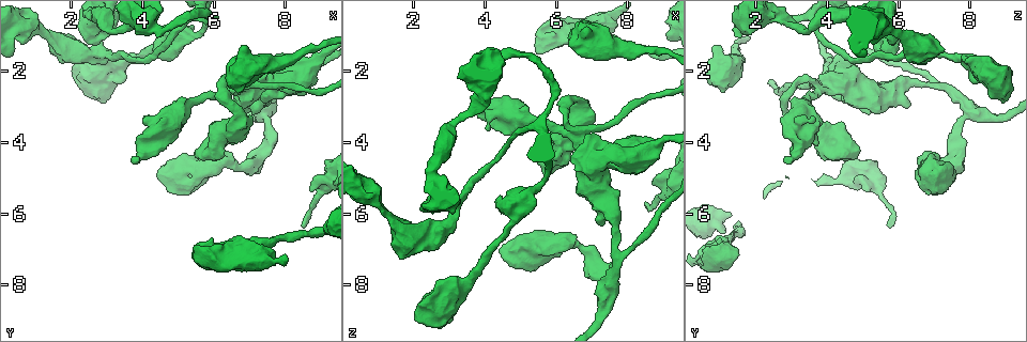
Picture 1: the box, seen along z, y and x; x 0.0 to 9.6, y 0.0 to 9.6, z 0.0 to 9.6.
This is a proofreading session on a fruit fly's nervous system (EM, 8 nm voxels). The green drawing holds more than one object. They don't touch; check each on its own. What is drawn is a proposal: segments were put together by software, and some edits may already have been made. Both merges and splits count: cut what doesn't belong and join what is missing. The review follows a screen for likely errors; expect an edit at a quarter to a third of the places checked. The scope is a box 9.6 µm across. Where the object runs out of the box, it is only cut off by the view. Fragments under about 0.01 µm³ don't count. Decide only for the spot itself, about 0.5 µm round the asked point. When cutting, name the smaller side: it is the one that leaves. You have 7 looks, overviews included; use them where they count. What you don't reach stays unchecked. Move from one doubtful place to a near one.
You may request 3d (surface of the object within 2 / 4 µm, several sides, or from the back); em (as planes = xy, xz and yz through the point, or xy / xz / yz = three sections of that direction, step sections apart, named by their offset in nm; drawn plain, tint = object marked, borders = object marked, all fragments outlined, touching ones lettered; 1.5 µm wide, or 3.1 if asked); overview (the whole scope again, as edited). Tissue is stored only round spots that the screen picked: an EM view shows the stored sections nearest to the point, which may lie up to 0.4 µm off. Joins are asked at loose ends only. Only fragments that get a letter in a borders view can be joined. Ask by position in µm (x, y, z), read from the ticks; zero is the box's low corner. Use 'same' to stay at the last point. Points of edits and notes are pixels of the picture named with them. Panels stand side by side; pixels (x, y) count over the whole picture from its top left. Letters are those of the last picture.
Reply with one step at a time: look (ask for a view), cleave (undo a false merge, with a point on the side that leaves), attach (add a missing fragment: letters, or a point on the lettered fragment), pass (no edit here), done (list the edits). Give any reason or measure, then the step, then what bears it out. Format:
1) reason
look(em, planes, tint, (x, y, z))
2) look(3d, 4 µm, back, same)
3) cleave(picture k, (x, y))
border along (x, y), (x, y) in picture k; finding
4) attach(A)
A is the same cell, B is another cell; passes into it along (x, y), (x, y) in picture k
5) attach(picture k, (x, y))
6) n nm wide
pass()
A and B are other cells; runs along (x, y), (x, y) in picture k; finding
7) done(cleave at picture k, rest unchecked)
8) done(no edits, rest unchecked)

stops while still wide
look(em, xy, step 4, borders, (5.45, 5.20, 6.70))

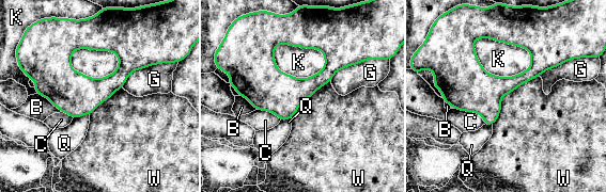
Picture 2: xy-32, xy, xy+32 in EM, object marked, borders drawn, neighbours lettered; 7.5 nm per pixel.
cut it another way
look(em, planes, borders, same)

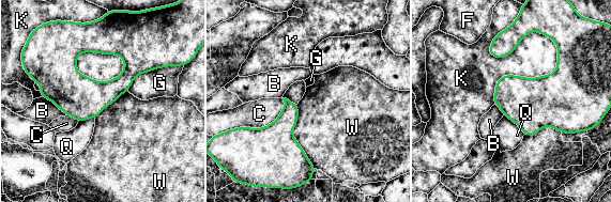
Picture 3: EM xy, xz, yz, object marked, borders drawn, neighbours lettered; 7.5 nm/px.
320 nm wide
pass()
B, C, F, G, K, Q and W are other cells; border along (296, 104), (292, 136), (316, 168) in picture 3; none of them fits

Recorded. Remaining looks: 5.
thin end
look(em, planes, borders, (8.45, 6.35, 5.75))

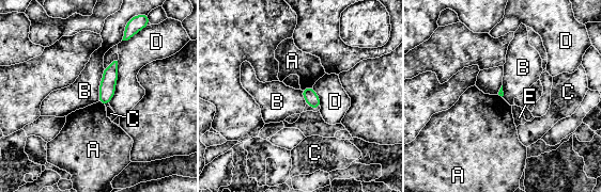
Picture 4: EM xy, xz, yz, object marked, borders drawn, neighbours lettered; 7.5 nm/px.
D touches over 320 nm
pass()
A, B, C, D and E are other cells; no lettered fragment goes on from it

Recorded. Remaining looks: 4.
thick end
look(em, planes, borders, (7.25, 3.00, 6.25))

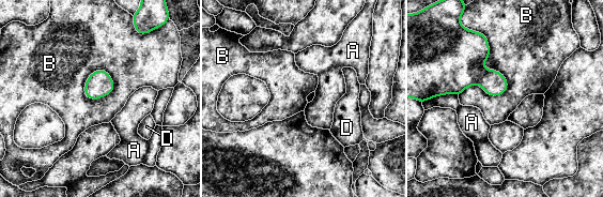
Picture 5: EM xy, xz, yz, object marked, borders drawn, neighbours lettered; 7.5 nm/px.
pass()
A, B and D are other cells; border along (468, 29), (501, 95) in picture 5; none of them fits

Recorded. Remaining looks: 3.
done(no edits, rest unchecked)

